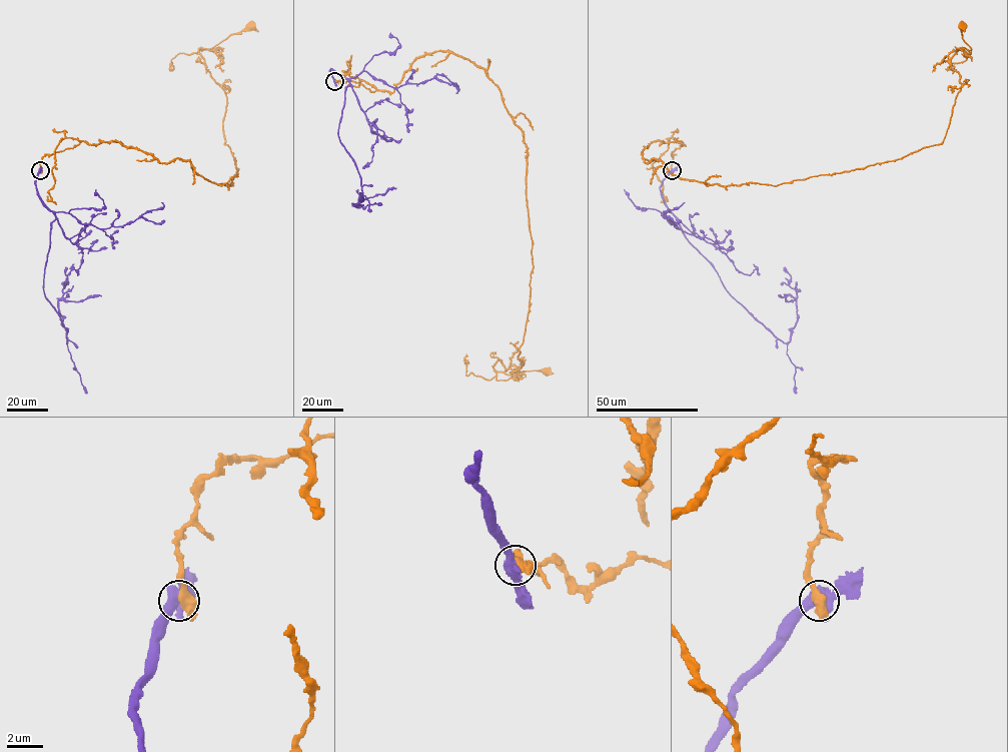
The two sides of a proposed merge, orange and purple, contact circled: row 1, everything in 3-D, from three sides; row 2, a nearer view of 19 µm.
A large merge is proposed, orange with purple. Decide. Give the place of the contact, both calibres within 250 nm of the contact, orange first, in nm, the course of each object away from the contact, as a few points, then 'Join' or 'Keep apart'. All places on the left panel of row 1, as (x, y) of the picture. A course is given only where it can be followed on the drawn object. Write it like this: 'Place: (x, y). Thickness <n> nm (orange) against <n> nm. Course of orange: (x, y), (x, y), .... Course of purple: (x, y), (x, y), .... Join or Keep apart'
Place: (40, 170). Thickness 480 nm (orange) against 480 nm. Course of orange: (40, 170), (45, 154), (115, 141), (232, 184), (226, 96), (198, 49), (250, 26). Course of purple: (40, 170), (37, 194), (55, 216), (43, 291), (62, 321), (67, 342), (58, 300), (101, 296). Keep apart

